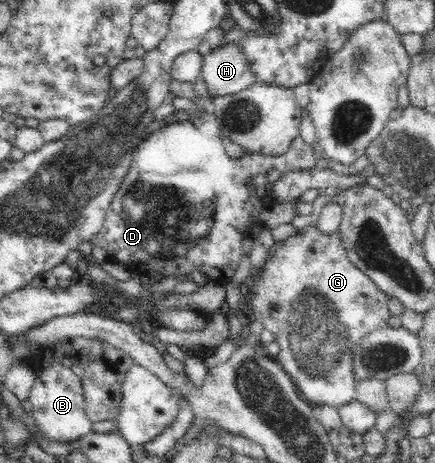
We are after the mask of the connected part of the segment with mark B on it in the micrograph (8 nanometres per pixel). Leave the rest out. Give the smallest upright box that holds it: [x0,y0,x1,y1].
[29,360,93,443]

